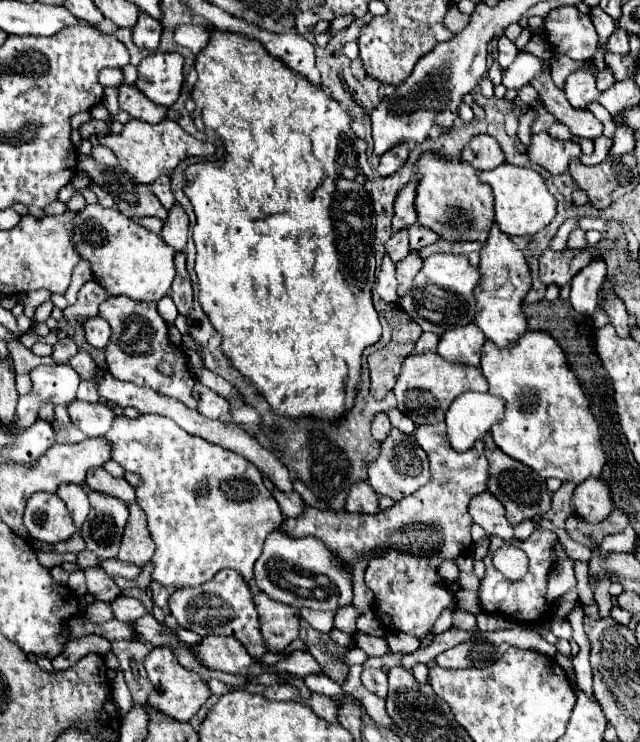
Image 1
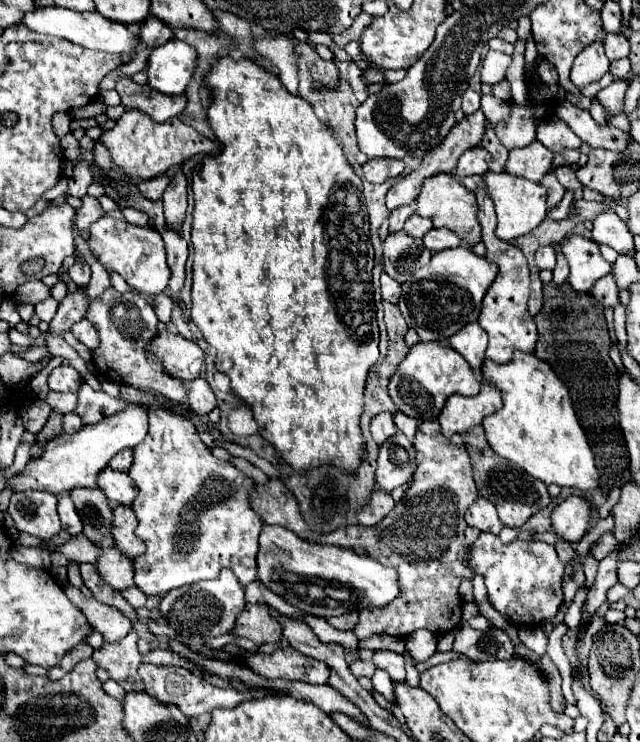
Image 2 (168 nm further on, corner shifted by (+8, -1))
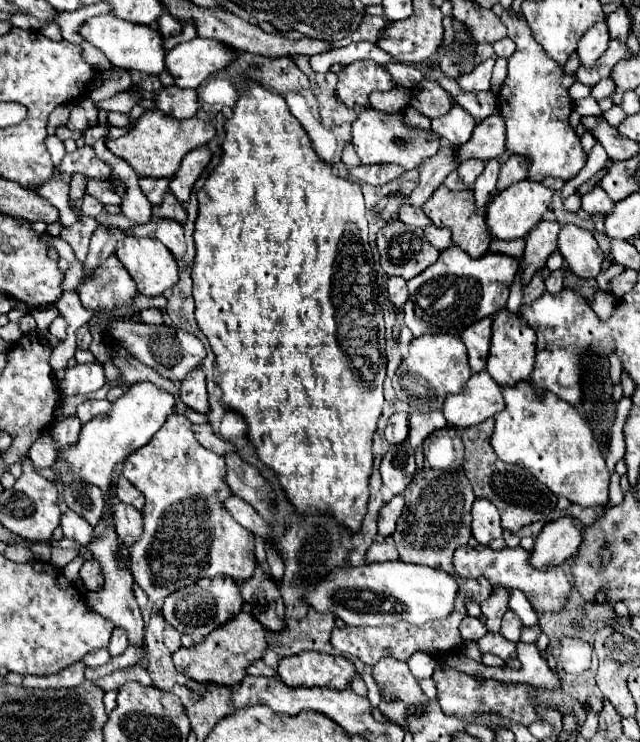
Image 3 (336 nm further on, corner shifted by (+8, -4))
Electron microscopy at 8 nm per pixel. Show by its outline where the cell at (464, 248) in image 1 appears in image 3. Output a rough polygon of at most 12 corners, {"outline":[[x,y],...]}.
{"outline":[[429,225],[425,237],[439,251],[453,245],[449,229]]}

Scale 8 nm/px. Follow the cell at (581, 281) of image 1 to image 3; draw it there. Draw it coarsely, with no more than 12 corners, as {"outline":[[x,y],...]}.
{"outline":[[563,225],[557,243],[577,277],[601,273],[603,251],[591,231]]}

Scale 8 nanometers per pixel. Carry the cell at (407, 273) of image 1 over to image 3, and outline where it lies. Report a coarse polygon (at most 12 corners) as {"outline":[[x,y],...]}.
{"outline":[[389,221],[381,267],[409,281],[439,259],[423,229]]}

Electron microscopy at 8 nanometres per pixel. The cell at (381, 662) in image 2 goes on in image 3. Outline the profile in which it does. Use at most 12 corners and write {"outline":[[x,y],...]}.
{"outline":[[383,657],[373,677],[383,699],[427,703],[405,661]]}

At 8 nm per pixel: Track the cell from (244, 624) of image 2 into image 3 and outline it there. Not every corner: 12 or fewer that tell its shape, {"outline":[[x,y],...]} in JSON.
{"outline":[[241,611],[173,653],[197,683],[233,687],[267,649],[263,625]]}

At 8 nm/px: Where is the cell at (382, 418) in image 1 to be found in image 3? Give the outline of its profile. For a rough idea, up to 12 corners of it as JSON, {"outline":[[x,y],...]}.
{"outline":[[395,413],[387,419],[387,443],[407,439],[407,413]]}

